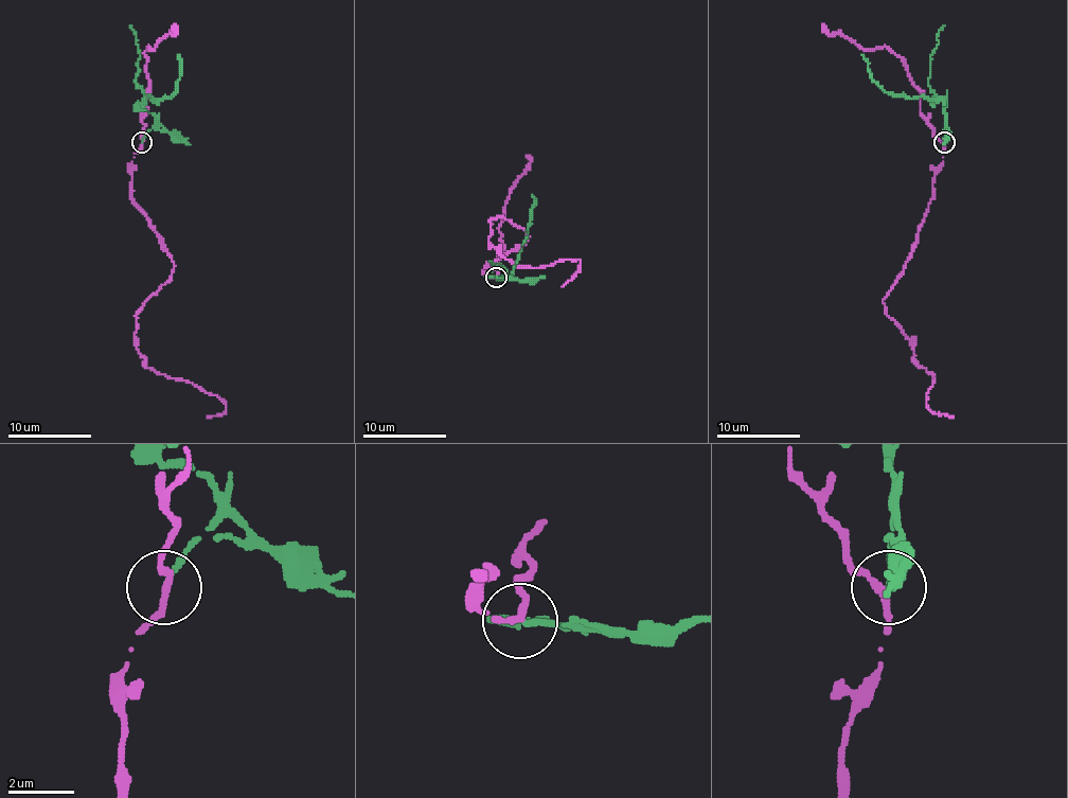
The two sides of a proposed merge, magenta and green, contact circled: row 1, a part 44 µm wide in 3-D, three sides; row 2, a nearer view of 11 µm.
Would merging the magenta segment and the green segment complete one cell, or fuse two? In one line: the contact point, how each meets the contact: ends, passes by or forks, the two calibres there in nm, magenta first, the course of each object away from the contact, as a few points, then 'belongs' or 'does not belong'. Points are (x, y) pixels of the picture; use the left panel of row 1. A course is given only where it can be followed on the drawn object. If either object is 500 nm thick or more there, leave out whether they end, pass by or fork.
place (142, 142); magenta passes by; green ends; calibres 190 and 130 nm; course magenta (142, 142), (131, 161), (131, 198), (174, 271), (138, 312), (134, 338), (146, 368), (226, 405), (207, 418); course green (142, 142), (155, 123), (155, 118), (142, 107), (146, 101), (170, 99), (176, 92), (179, 77), (177, 55); does not belong

